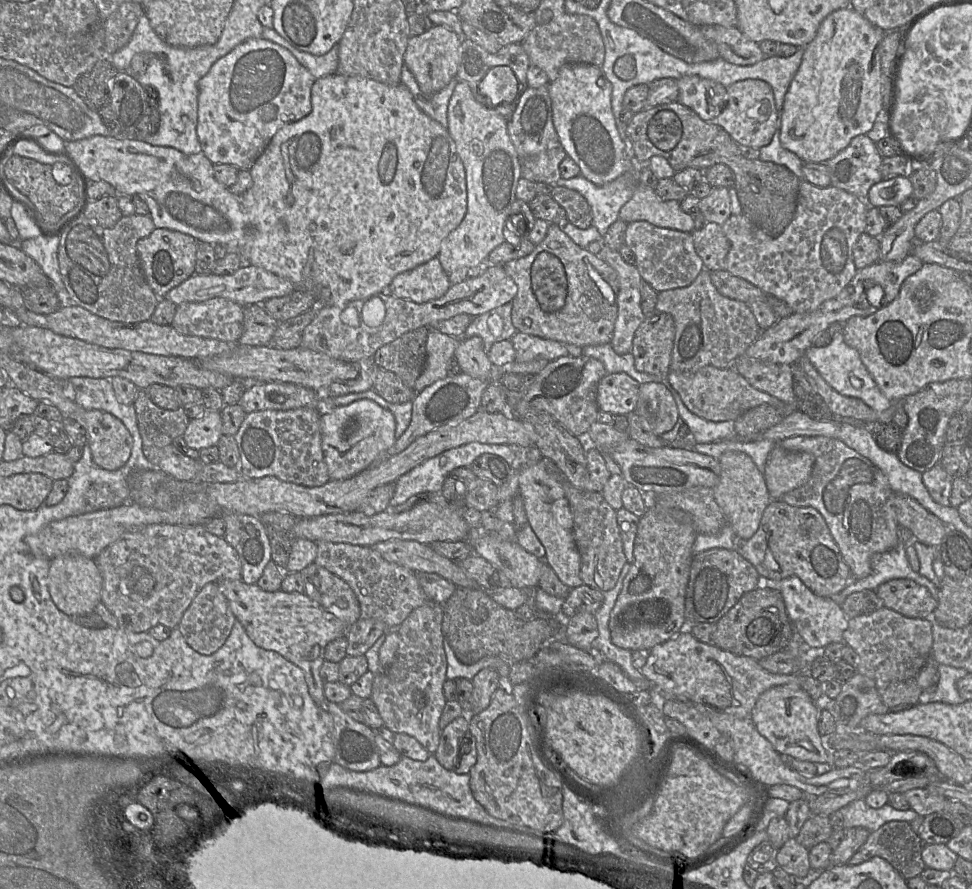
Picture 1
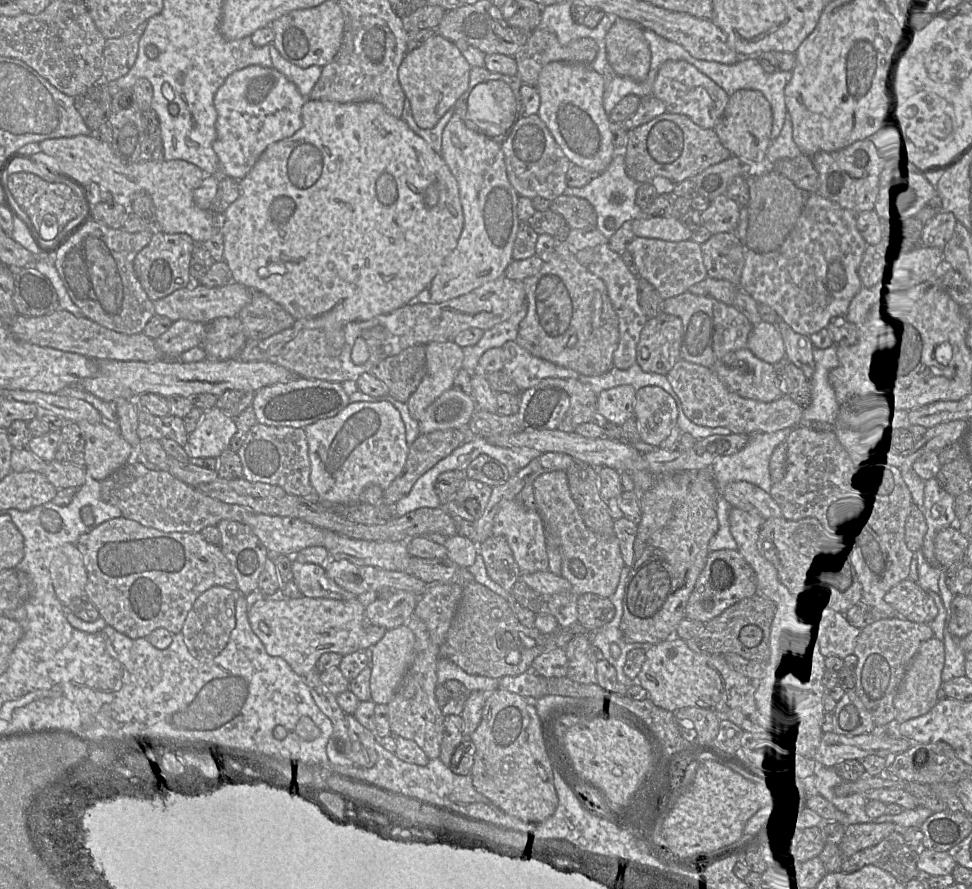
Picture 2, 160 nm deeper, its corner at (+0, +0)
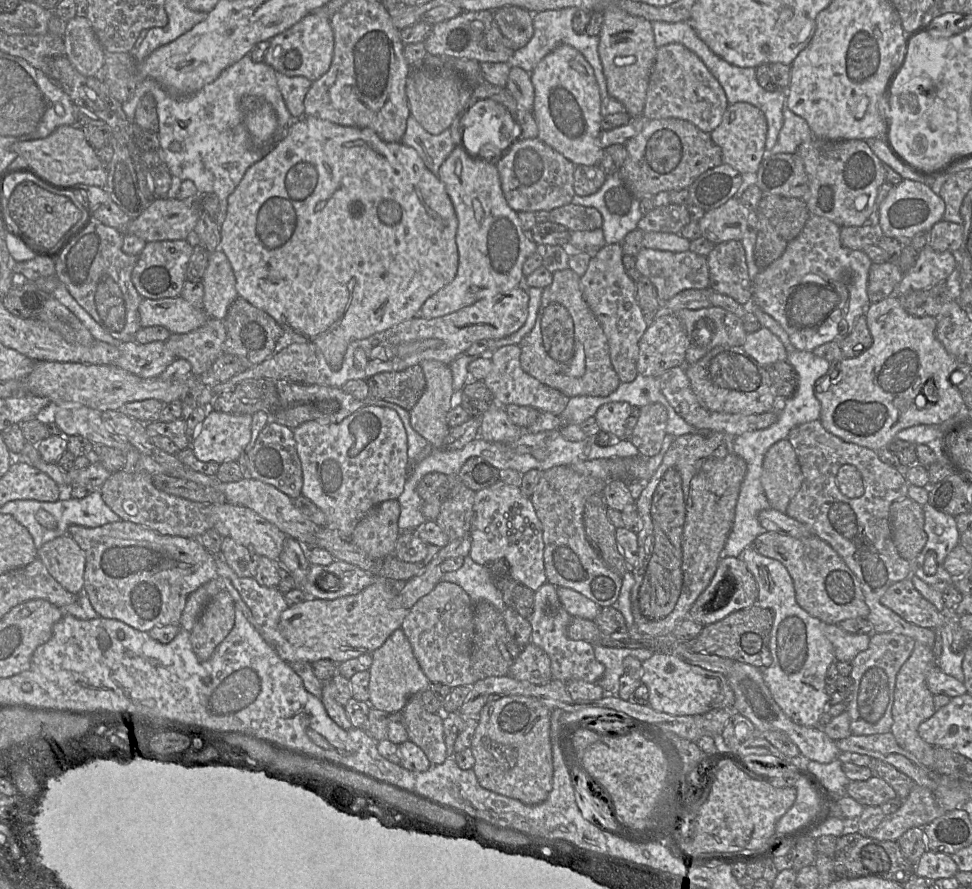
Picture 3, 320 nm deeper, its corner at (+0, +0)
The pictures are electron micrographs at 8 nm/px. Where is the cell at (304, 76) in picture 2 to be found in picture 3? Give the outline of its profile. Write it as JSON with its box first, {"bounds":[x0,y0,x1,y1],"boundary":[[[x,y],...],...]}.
{"bounds":[275,71,312,119],"boundary":[[[278,71],[275,74],[279,90],[292,117],[294,119],[304,117],[304,99],[312,81],[304,76],[286,76]]]}

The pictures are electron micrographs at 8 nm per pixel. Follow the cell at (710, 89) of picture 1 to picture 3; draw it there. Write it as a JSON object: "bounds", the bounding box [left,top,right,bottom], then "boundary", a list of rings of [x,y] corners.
{"bounds":[643,43,728,133],"boundary":[[[679,43],[657,49],[643,111],[646,119],[678,118],[711,133],[720,125],[728,106],[724,89],[695,53]]]}

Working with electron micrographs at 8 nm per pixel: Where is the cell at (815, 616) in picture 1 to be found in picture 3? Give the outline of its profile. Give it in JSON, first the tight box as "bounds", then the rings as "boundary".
{"bounds":[823,624,869,661],"boundary":[[[824,624],[823,633],[833,646],[836,661],[849,661],[869,646],[869,634],[851,634],[838,624]]]}

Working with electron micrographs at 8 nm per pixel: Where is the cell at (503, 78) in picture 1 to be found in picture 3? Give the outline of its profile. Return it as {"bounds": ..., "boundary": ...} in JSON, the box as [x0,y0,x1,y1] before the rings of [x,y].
{"bounds":[460,98,521,163],"boundary":[[[490,98],[474,101],[462,114],[460,124],[462,144],[467,153],[496,163],[506,154],[501,152],[509,149],[521,134],[520,126],[508,109]]]}

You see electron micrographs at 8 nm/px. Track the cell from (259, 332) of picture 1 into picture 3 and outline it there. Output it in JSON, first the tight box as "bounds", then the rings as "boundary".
{"bounds":[167,318,226,376],"boundary":[[[209,318],[204,325],[183,334],[171,334],[167,348],[176,358],[187,360],[195,376],[206,373],[214,361],[223,354],[226,329],[223,320]]]}

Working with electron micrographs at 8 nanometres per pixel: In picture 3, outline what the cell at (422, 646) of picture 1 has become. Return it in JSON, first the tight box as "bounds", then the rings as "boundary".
{"bounds":[401,694,447,765],"boundary":[[[421,694],[411,696],[401,713],[408,740],[414,742],[425,753],[431,765],[443,763],[447,758],[443,729],[444,714],[426,710]]]}

